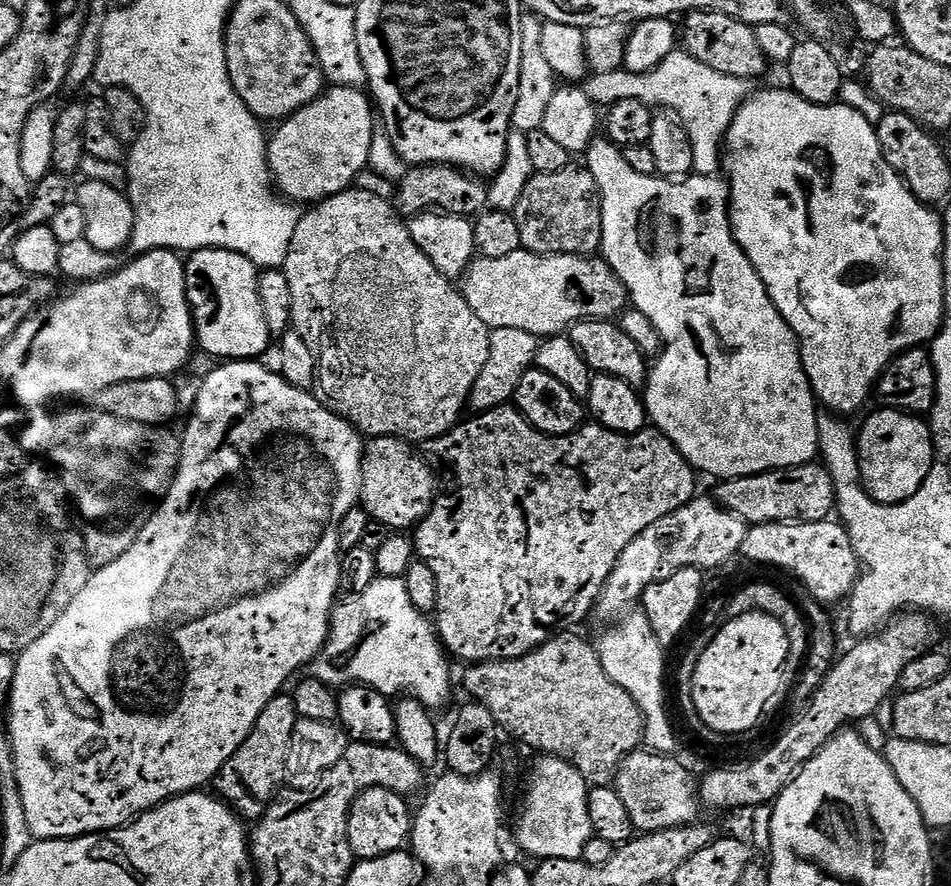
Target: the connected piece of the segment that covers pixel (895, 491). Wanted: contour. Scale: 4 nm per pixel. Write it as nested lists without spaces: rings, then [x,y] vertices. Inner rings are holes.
[[[886,407],[879,411],[858,428],[860,483],[878,502],[901,504],[918,494],[930,474],[934,459],[932,429],[920,421],[919,415]]]

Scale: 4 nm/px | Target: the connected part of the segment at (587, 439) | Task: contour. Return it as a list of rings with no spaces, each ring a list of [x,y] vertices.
[[[505,406],[503,408],[495,408],[489,412],[481,412],[471,417],[473,420],[465,419],[463,422],[456,424],[455,428],[440,436],[435,440],[430,440],[426,444],[426,459],[429,465],[437,466],[441,464],[446,471],[452,472],[452,489],[449,492],[441,491],[436,499],[432,501],[432,511],[426,514],[426,518],[421,520],[414,529],[414,543],[416,546],[416,554],[419,563],[430,566],[430,570],[434,570],[434,578],[438,578],[438,606],[434,613],[434,627],[439,635],[441,645],[446,649],[449,657],[455,658],[457,656],[460,660],[465,660],[465,665],[471,666],[474,664],[485,664],[491,660],[513,660],[519,656],[524,656],[528,652],[533,652],[540,645],[548,640],[551,640],[554,633],[564,634],[572,628],[575,624],[580,624],[589,615],[593,615],[596,601],[599,600],[602,590],[606,586],[606,582],[610,578],[610,574],[614,570],[614,566],[618,562],[618,558],[622,558],[622,550],[626,550],[626,546],[630,546],[630,542],[634,542],[634,538],[638,538],[648,528],[656,528],[659,525],[659,520],[675,517],[676,511],[679,508],[685,508],[692,499],[697,495],[696,479],[697,473],[694,471],[691,464],[683,456],[676,447],[670,442],[670,438],[666,438],[663,432],[657,430],[655,427],[645,427],[643,432],[635,432],[633,436],[624,436],[620,432],[612,432],[609,428],[603,428],[601,424],[595,422],[588,422],[581,426],[576,432],[570,433],[569,436],[547,436],[546,433],[538,431],[537,428],[532,427],[515,407]]]

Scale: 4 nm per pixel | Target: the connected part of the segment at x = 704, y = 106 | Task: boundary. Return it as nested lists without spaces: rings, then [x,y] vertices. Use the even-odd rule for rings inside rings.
[[[683,50],[662,58],[662,62],[649,72],[630,72],[623,67],[610,74],[585,79],[582,87],[596,106],[611,106],[620,100],[634,98],[654,110],[678,114],[694,150],[694,172],[697,176],[716,176],[721,171],[724,135],[728,133],[736,111],[750,95],[749,81],[730,78],[730,74],[718,74],[718,70],[710,70],[710,66],[698,62],[698,58]]]

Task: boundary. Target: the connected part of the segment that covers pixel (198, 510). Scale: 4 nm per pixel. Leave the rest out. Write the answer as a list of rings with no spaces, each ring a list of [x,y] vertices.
[[[233,360],[221,363],[213,367],[208,376],[203,377],[204,385],[201,393],[198,394],[196,407],[190,412],[192,421],[188,424],[188,429],[182,432],[182,447],[180,450],[180,467],[176,469],[176,477],[172,483],[172,488],[168,492],[168,497],[160,503],[156,513],[146,522],[138,542],[118,558],[118,562],[110,562],[110,566],[102,566],[95,569],[92,577],[82,586],[82,591],[70,606],[66,606],[66,614],[34,642],[26,651],[19,653],[15,661],[16,673],[12,679],[12,695],[6,709],[6,719],[8,722],[8,739],[12,741],[12,757],[16,767],[16,781],[18,790],[22,798],[22,806],[26,814],[29,833],[36,840],[72,840],[76,836],[90,836],[97,832],[108,832],[111,828],[122,828],[125,824],[136,819],[144,812],[149,812],[151,808],[156,808],[159,804],[165,804],[168,800],[176,796],[182,796],[185,792],[194,792],[211,785],[218,773],[222,770],[225,762],[232,757],[234,750],[246,742],[246,738],[252,732],[252,728],[258,722],[258,714],[266,710],[266,704],[276,696],[281,695],[284,683],[295,674],[299,668],[307,669],[315,660],[316,655],[324,648],[324,643],[328,641],[328,630],[332,626],[332,613],[334,611],[334,601],[341,595],[340,591],[340,561],[342,559],[342,549],[340,546],[340,524],[350,514],[350,510],[361,503],[364,490],[364,449],[366,440],[355,425],[350,421],[342,419],[338,414],[330,411],[325,404],[320,403],[311,391],[296,388],[290,382],[286,382],[279,371],[271,372],[268,368],[263,368],[256,360]]]

